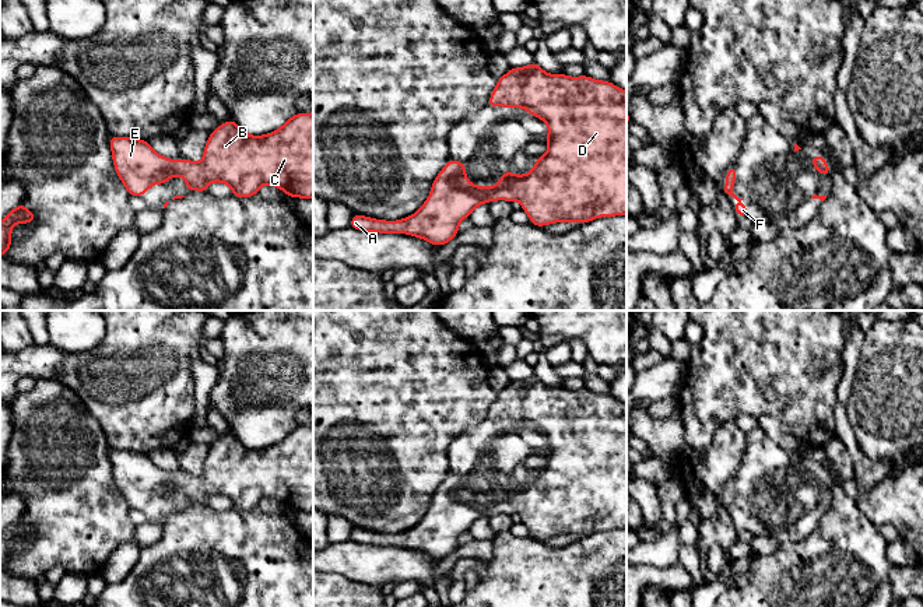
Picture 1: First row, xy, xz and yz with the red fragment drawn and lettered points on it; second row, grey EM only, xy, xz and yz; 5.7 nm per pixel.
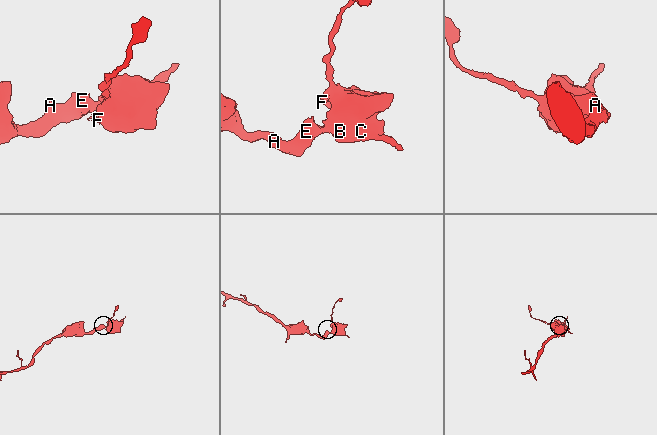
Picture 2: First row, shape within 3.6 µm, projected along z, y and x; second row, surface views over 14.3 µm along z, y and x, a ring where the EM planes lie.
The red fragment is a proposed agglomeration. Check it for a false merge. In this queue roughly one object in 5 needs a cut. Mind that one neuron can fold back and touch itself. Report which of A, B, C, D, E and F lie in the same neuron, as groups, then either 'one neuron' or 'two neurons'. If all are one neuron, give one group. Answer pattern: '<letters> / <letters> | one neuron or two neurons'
A B C D E F | one neuron

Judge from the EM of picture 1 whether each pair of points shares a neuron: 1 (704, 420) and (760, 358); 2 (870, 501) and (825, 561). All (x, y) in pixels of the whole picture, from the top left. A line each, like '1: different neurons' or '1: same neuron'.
1: same neuron
2: different neurons

